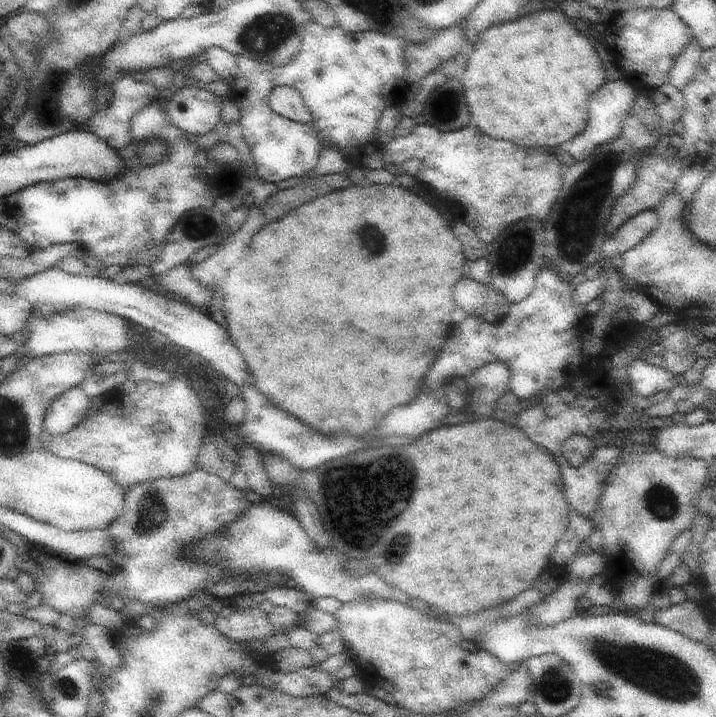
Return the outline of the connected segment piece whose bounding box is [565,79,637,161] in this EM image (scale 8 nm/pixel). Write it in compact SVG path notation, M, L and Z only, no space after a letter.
M629 80L608 81L604 86L592 95L589 102L589 117L584 132L576 135L565 149L574 157L574 160L581 161L590 156L596 147L610 142L620 134L624 119L632 108L637 91L634 90Z

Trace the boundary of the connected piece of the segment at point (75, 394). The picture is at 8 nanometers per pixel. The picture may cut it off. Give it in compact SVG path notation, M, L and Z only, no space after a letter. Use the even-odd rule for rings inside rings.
M82 387L70 388L50 406L45 416L48 435L61 435L78 426L91 410L91 397Z

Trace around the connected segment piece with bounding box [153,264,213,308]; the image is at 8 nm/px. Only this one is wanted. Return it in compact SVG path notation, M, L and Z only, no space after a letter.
M186 264L177 266L166 273L154 274L157 283L165 286L169 291L181 294L187 298L194 308L208 307L213 292L200 284L188 270Z

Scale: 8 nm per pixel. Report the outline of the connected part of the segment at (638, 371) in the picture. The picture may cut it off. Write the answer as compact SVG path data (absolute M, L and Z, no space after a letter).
M634 359L627 368L629 386L635 394L648 398L658 392L669 392L677 383L674 376L666 367L661 368L648 364L645 360Z

